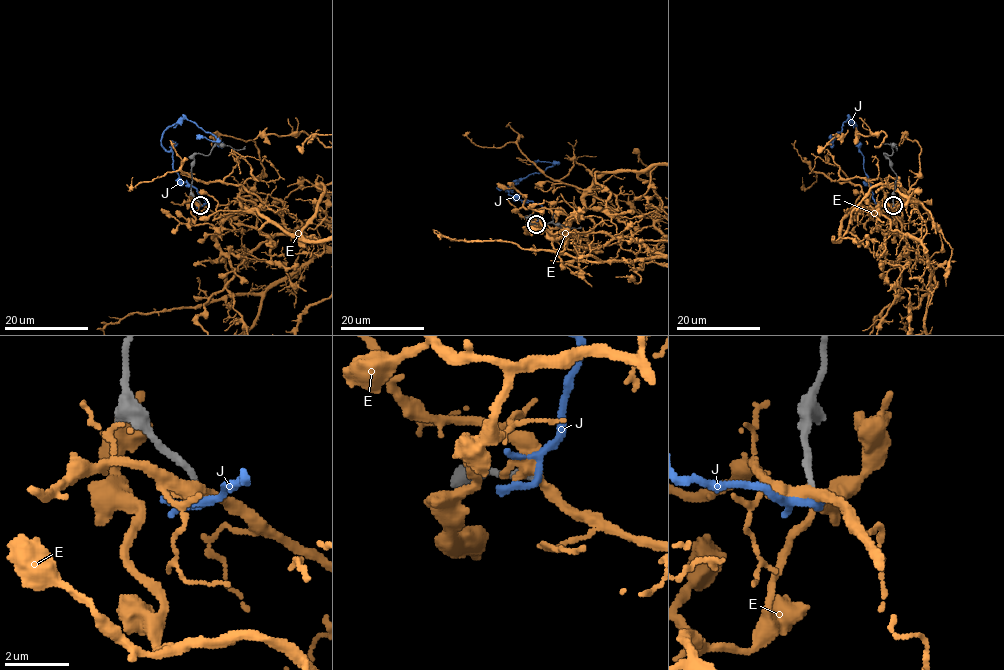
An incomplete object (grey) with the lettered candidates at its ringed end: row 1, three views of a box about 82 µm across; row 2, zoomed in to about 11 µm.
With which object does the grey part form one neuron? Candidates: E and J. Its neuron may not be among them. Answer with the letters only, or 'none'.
none

